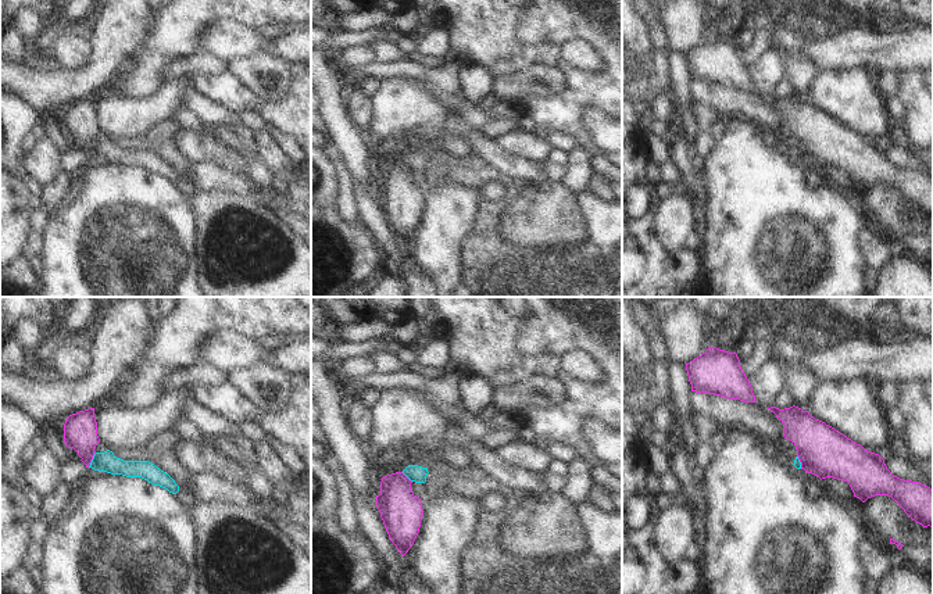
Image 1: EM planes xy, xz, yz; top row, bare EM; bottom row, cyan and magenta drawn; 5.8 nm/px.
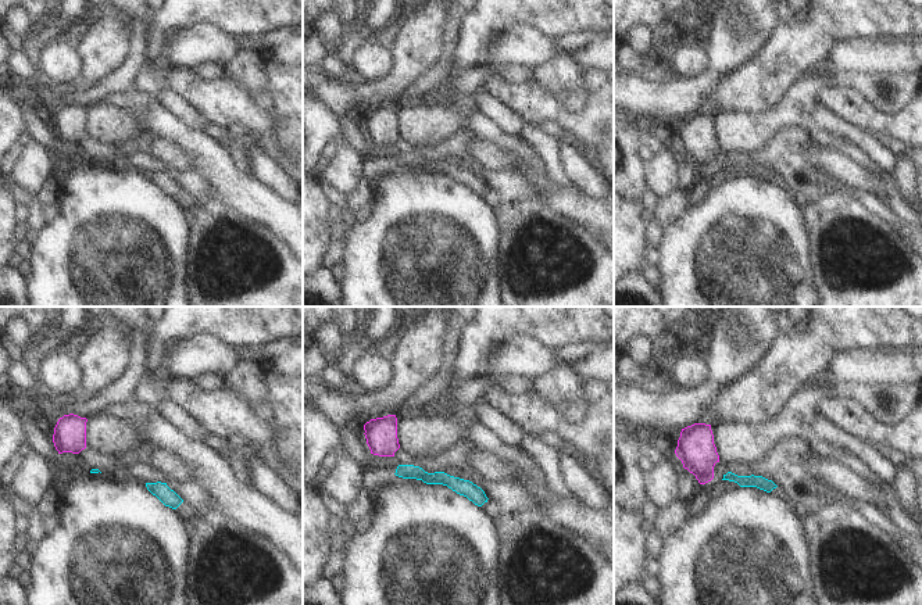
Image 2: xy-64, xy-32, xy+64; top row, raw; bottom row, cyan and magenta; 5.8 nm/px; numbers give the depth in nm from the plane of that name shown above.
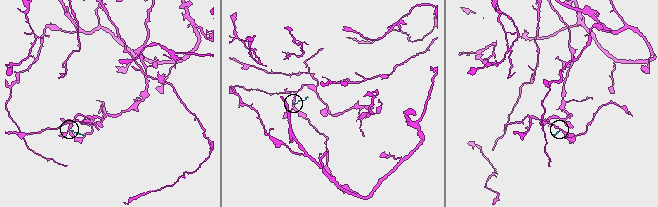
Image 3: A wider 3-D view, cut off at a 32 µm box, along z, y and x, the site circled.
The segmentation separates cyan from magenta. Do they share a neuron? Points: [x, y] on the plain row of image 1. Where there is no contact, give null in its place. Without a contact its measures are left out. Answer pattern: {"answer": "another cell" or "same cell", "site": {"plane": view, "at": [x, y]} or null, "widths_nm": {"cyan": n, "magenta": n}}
{"answer": "another cell", "site": {"plane": "xy", "at": [92, 149]}, "widths_nm": {"cyan": 120, "magenta": 190}}

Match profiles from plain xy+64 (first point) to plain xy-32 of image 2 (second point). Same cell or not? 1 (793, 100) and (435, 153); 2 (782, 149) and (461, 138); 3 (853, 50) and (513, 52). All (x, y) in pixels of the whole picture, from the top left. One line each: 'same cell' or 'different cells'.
1: different cells
2: same cell
3: same cell

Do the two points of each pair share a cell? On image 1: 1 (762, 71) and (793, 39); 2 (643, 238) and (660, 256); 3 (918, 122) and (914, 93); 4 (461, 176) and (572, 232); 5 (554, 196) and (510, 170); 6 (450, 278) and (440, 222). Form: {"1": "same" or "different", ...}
{"1": "different", "2": "same", "3": "same", "4": "different", "5": "different", "6": "same"}

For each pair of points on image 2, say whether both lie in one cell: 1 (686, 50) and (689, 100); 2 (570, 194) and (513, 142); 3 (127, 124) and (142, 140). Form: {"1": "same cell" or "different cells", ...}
{"1": "different cells", "2": "same cell", "3": "different cells"}

